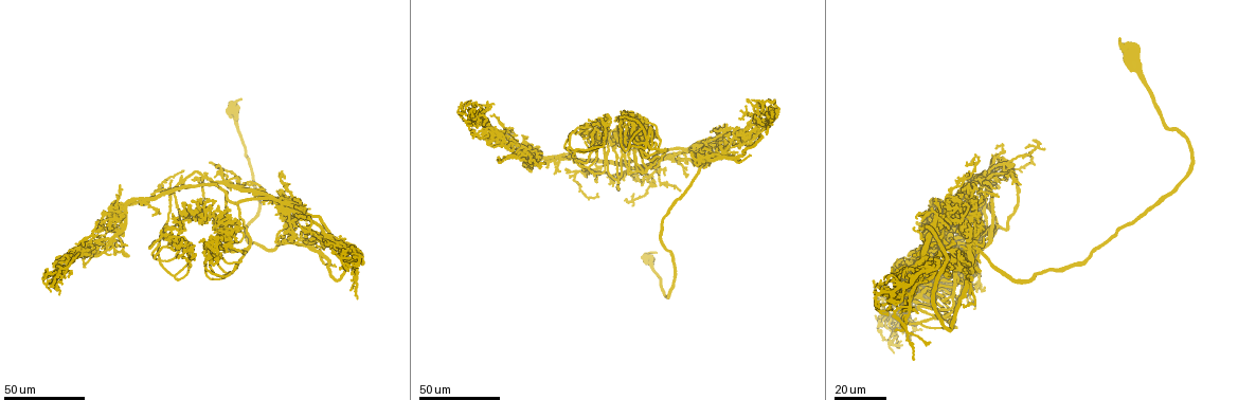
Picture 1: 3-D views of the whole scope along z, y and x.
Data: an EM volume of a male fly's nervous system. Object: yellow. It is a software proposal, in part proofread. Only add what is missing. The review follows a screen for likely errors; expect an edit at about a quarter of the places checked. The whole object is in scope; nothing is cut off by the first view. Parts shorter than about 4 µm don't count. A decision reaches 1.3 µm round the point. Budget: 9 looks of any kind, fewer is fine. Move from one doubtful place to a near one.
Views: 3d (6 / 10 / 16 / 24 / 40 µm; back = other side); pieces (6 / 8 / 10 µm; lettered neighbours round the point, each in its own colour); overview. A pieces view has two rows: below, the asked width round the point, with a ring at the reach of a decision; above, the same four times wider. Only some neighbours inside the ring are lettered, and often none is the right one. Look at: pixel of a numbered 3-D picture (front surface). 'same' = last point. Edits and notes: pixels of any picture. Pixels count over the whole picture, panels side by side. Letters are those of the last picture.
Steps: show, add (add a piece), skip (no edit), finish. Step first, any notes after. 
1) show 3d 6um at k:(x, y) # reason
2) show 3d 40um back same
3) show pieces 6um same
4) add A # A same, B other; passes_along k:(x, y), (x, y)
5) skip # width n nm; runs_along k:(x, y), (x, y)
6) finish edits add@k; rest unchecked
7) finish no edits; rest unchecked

show 3d 40um at 1:(193, 253)

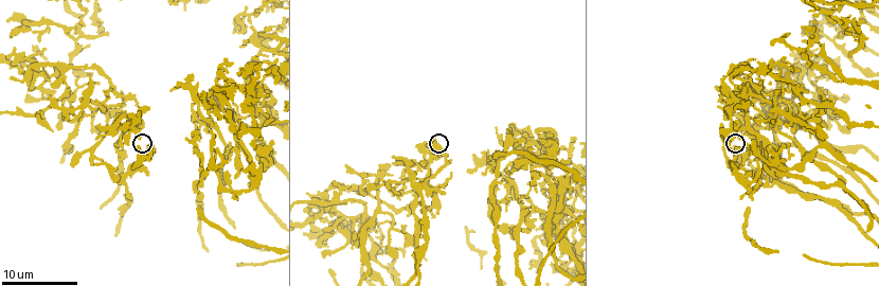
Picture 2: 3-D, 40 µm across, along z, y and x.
show pieces 8um at 2:(138, 148) # what lies round it

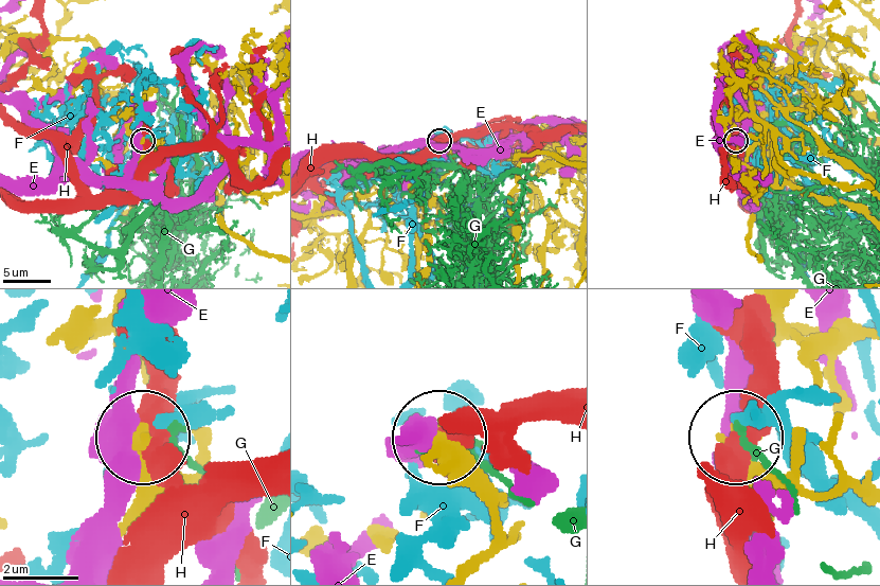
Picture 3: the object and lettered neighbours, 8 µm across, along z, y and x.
skip # E other, F other, G other, H other; no lettered piece goes on from it

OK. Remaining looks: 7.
show 3d 10um at 2:(34, 47)

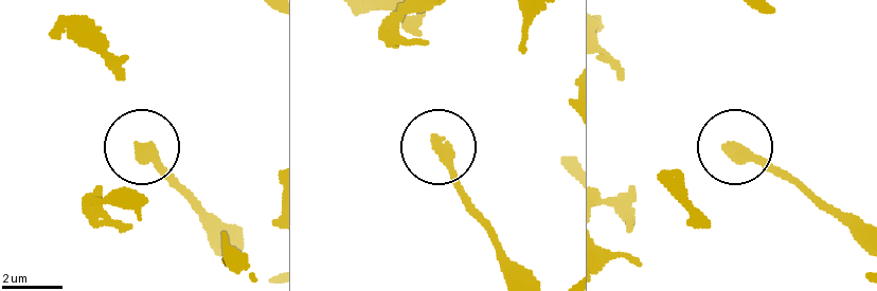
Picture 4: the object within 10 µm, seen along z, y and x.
show pieces 10um at 4:(438, 139) # what lies round it

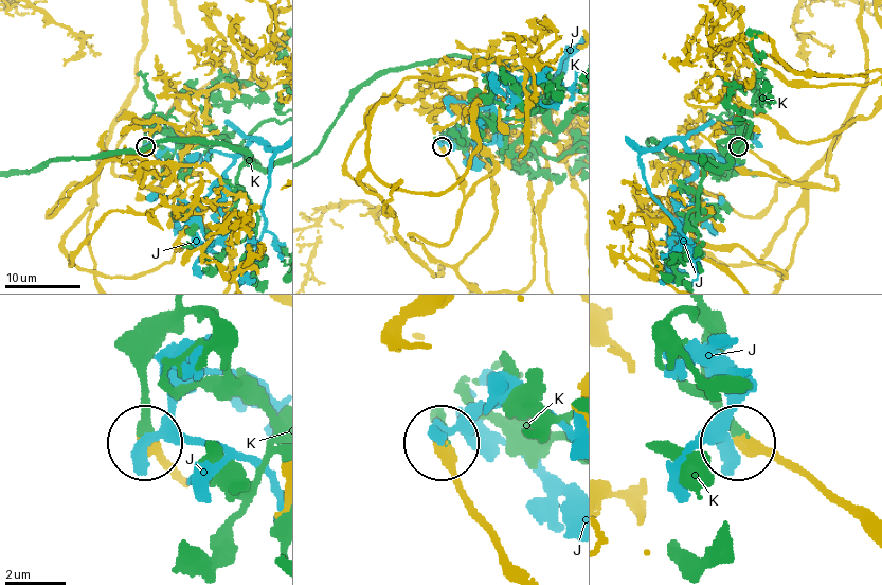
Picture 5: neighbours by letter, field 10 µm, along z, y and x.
skip # J other, K other; runs_along 5:(505, 553), (464, 500), (444, 442); no lettered piece goes on from it

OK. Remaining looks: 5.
show pieces 6um at 2:(90, 76)

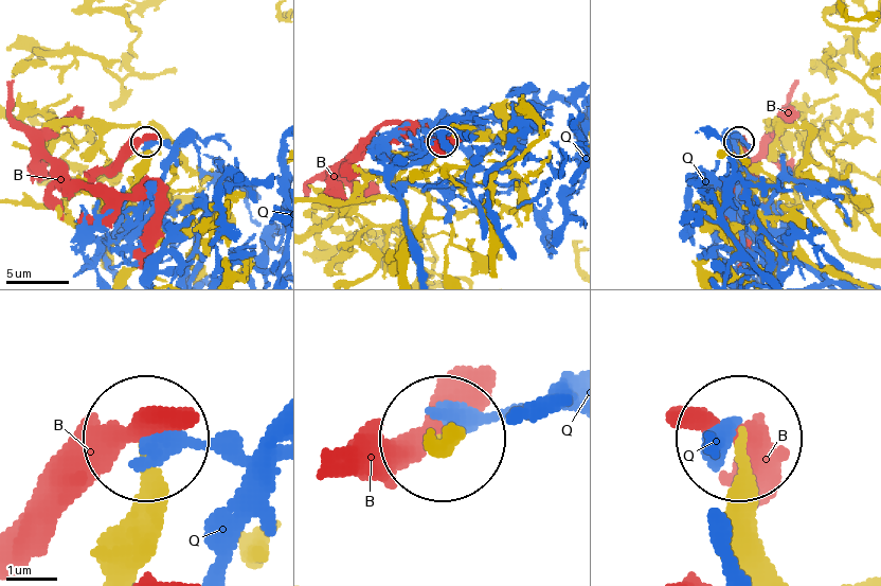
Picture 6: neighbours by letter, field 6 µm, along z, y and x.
skip # B other, Q other; no lettered piece goes on from it

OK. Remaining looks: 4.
show pieces 8um at 2:(198, 209) # long arm stops here

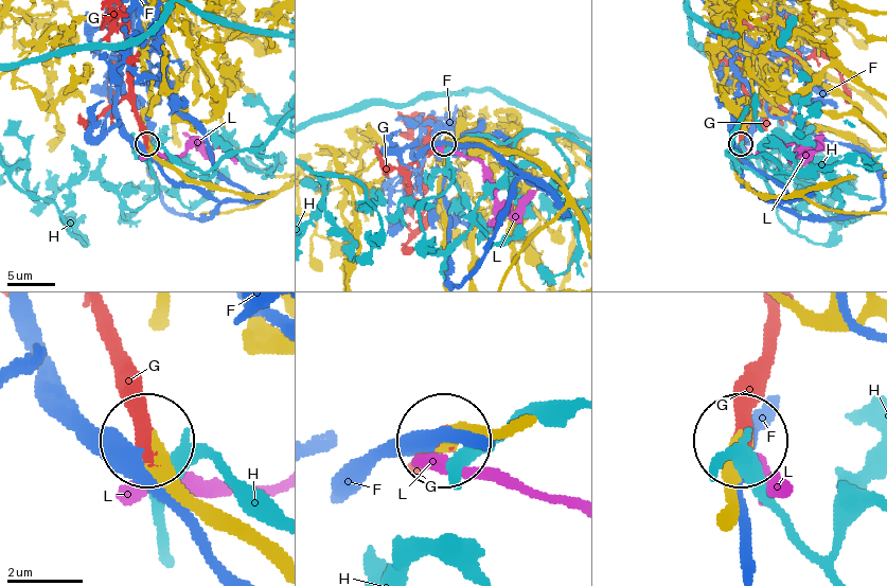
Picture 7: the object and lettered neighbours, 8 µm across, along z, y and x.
add G # F other, G same, H other, L other; passes_along 7:(728, 517), (738, 403), (766, 318); the neuron continues

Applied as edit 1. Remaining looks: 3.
finish edits add@7; rest unchecked

